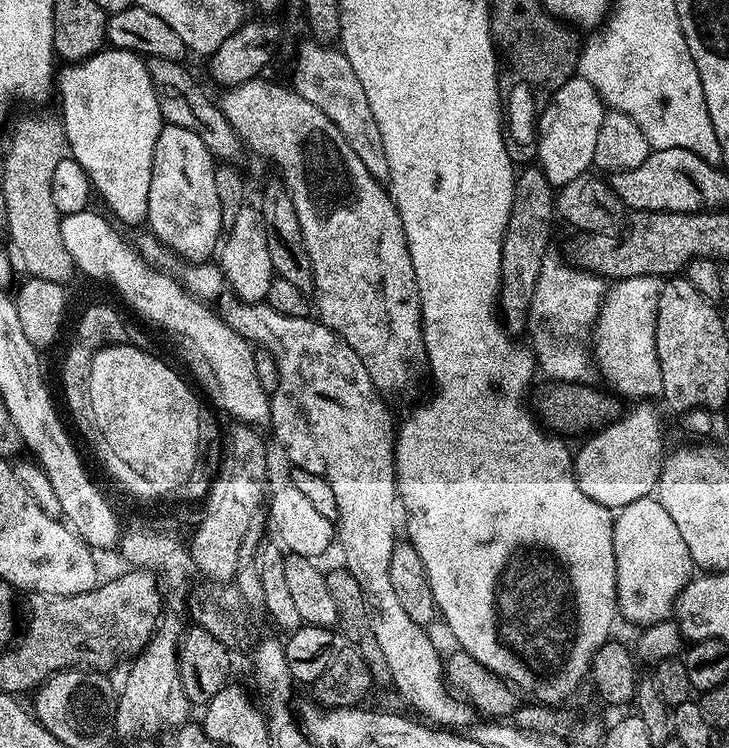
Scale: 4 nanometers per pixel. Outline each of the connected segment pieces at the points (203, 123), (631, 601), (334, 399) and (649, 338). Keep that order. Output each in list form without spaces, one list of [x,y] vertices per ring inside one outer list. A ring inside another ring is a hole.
[[[151,57],[147,61],[148,73],[156,87],[156,95],[160,98],[160,115],[168,124],[182,126],[186,130],[194,130],[202,142],[212,151],[213,157],[220,162],[234,162],[242,153],[242,145],[239,136],[226,122],[224,112],[219,103],[211,100],[206,93],[200,89],[195,78],[191,76],[178,60],[167,60],[166,58]]]
[[[651,495],[638,498],[615,513],[612,521],[614,530],[614,562],[616,563],[616,607],[619,615],[632,624],[647,626],[663,624],[673,615],[680,591],[694,575],[694,565],[686,541],[678,531],[674,518],[666,511],[666,506]]]
[[[228,296],[220,300],[219,315],[253,345],[271,351],[276,360],[278,386],[270,395],[270,430],[276,435],[277,442],[284,447],[289,465],[322,478],[328,483],[330,490],[334,490],[334,502],[340,515],[338,548],[340,544],[344,551],[342,564],[350,574],[354,574],[354,578],[358,578],[358,586],[362,586],[362,594],[368,603],[368,613],[374,626],[374,638],[378,638],[382,658],[392,675],[391,687],[396,688],[398,695],[405,696],[421,712],[419,715],[425,721],[448,730],[467,729],[473,723],[471,720],[474,709],[471,703],[448,696],[450,688],[446,683],[446,664],[443,659],[440,661],[440,652],[436,649],[435,642],[424,633],[427,631],[421,625],[410,622],[406,610],[398,606],[394,586],[390,586],[390,554],[398,542],[394,420],[392,424],[392,416],[388,413],[387,406],[380,401],[383,400],[381,393],[376,391],[366,366],[362,366],[362,358],[358,358],[355,350],[338,333],[320,323],[319,319],[278,314],[278,310],[274,310],[266,302],[245,304],[242,300]]]
[[[636,275],[615,281],[605,293],[592,335],[597,371],[630,400],[652,400],[662,394],[661,363],[656,346],[657,304],[662,282],[657,276]]]

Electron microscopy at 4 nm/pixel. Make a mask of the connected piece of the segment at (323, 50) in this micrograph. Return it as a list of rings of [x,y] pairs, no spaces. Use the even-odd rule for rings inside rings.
[[[324,42],[311,43],[302,45],[296,52],[296,73],[290,81],[291,87],[302,98],[306,98],[306,102],[314,102],[314,106],[318,106],[318,110],[322,110],[322,114],[326,114],[326,118],[338,126],[346,142],[373,174],[387,173],[388,163],[378,126],[374,122],[370,102],[366,102],[366,90],[362,90],[362,82],[358,82],[358,74],[354,74],[350,62],[339,47]]]

